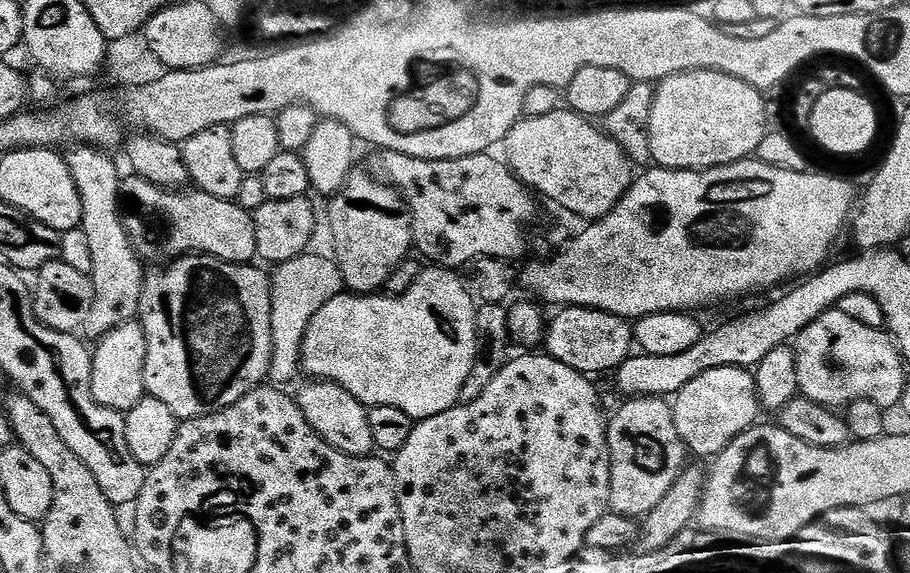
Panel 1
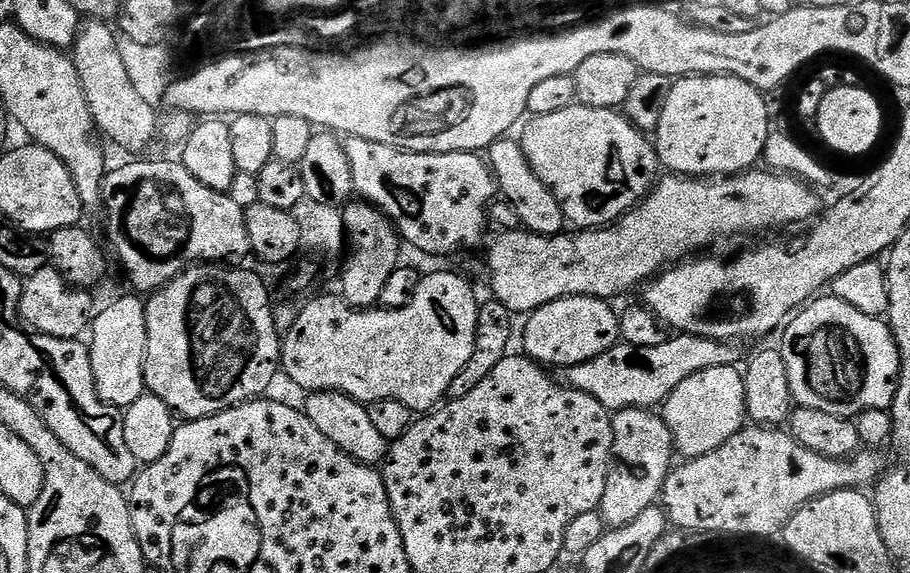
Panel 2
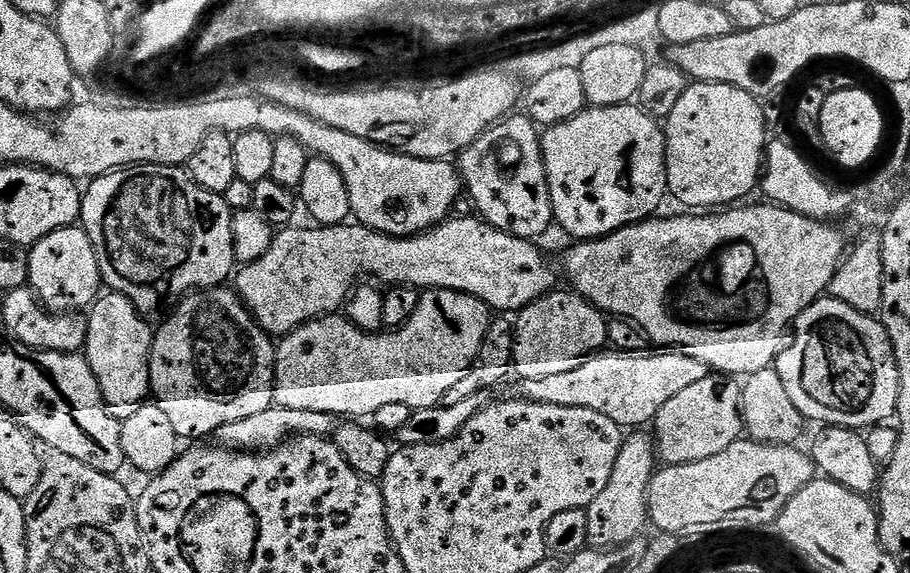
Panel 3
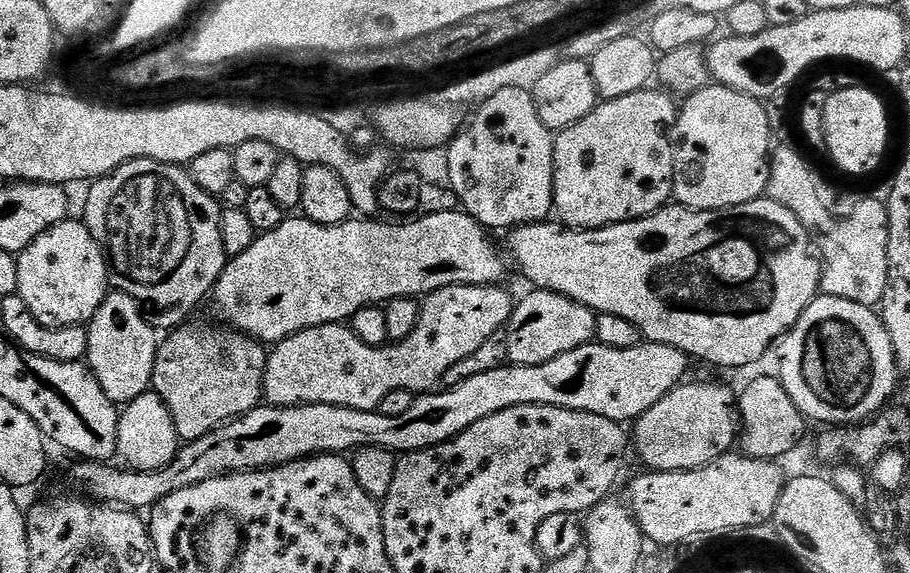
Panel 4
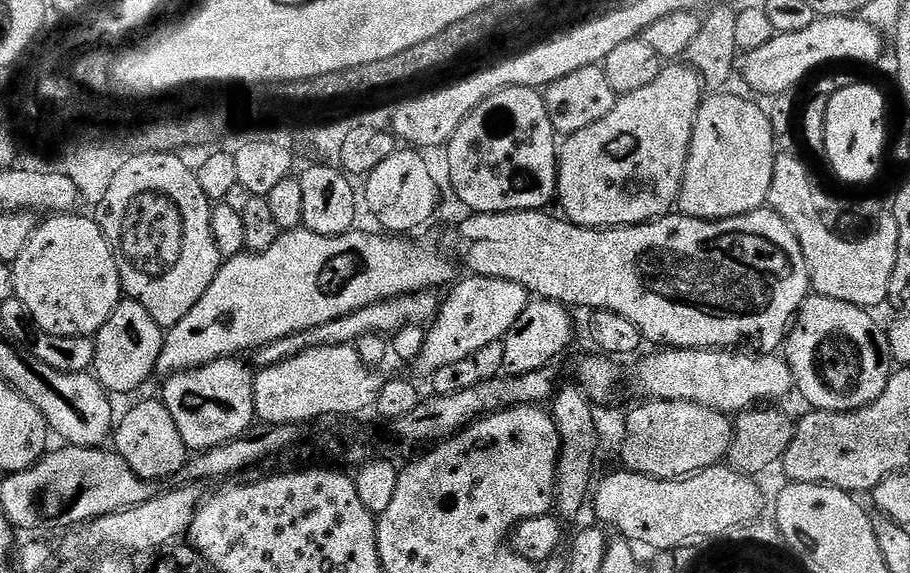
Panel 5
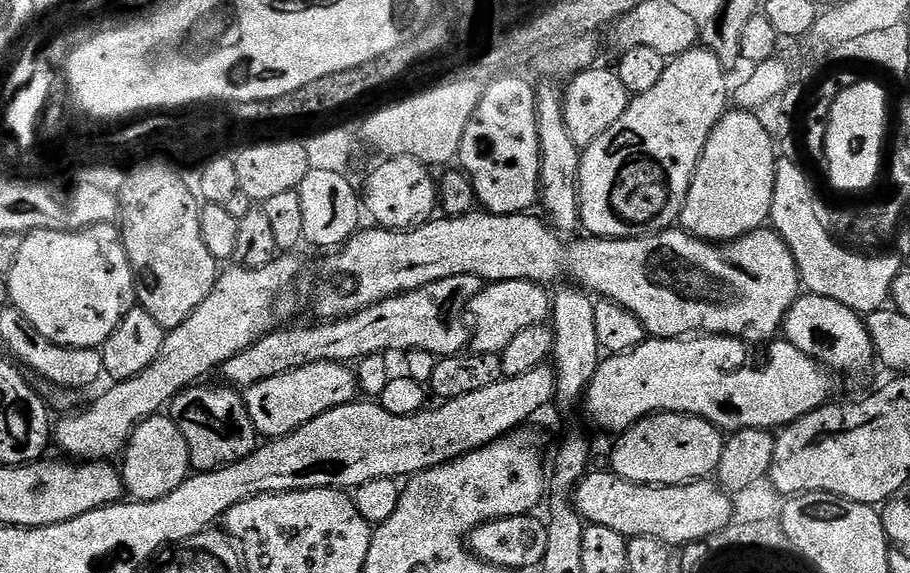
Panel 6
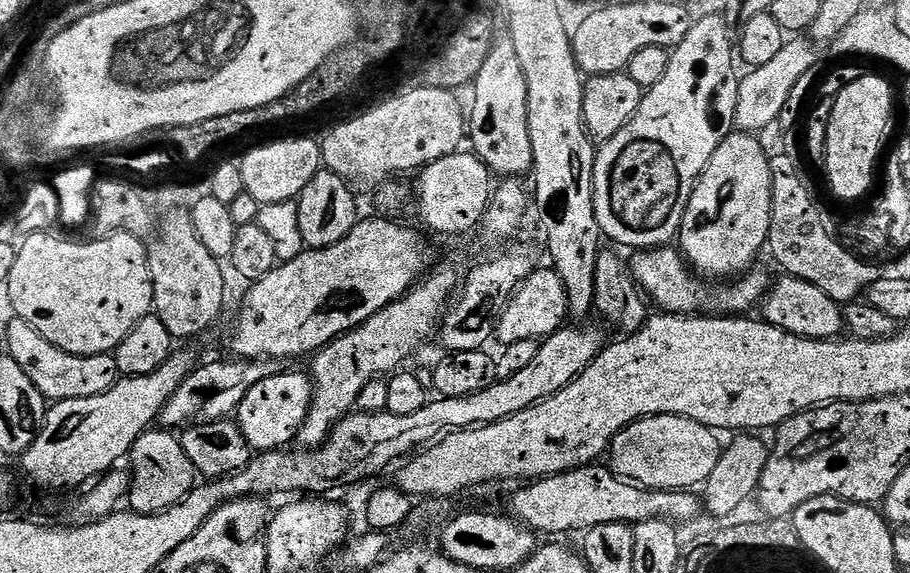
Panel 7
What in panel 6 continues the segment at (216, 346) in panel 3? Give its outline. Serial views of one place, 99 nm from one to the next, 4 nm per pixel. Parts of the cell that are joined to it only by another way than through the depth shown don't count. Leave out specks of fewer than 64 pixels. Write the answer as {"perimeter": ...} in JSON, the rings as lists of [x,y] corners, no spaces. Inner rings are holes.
{"perimeter":[[[193,386],[186,389],[185,392],[178,393],[170,405],[170,415],[176,421],[178,430],[182,430],[182,438],[186,438],[186,446],[190,450],[193,469],[196,472],[212,472],[216,468],[232,464],[255,452],[258,447],[258,433],[248,413],[247,399],[237,389],[231,386],[200,387],[204,386]]]}

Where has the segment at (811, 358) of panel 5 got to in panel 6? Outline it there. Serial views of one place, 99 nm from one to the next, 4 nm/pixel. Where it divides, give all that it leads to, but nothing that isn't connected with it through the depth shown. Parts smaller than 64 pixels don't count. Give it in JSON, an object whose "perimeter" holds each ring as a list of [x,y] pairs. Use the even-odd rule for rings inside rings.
{"perimeter":[[[811,294],[801,295],[792,303],[792,309],[784,317],[783,335],[798,350],[823,364],[825,368],[836,372],[864,372],[877,359],[874,342],[868,333],[865,317],[859,312],[834,302],[834,298],[822,298]]]}

